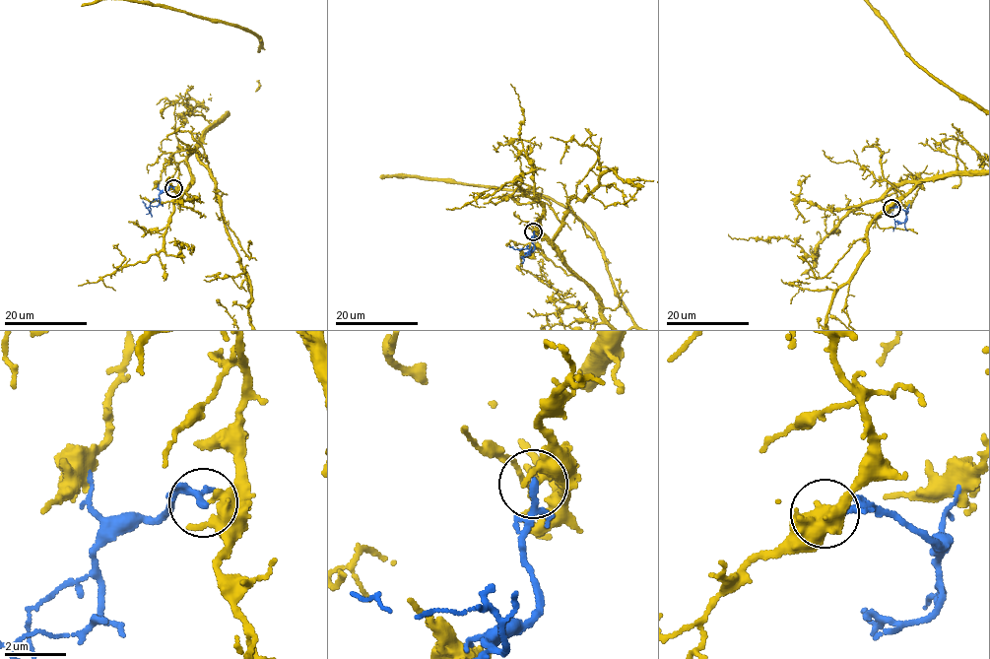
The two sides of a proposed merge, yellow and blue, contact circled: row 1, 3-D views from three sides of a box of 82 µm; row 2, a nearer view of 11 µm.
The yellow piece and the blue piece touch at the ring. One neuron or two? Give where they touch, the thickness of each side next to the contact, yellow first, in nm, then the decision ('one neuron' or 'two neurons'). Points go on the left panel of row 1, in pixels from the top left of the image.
place (173, 188); calibres 440 and 150 nm; two neurons

